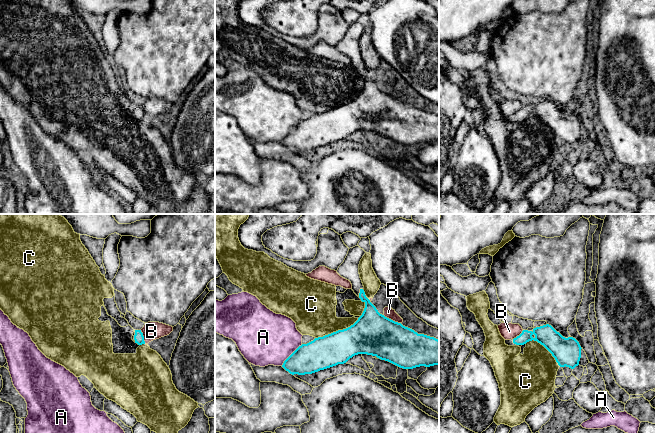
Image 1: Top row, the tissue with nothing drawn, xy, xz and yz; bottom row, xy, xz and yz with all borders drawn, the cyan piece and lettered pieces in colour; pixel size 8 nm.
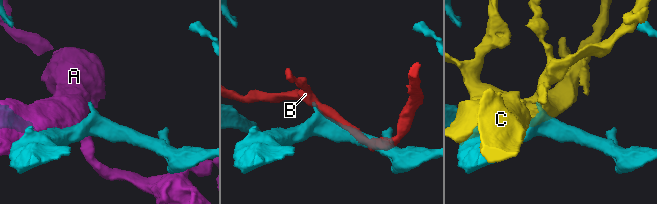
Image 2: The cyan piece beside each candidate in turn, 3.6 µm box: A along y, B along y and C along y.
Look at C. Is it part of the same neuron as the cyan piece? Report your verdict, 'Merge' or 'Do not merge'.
Do not merge

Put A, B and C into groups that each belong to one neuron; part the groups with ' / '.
A / B / C

